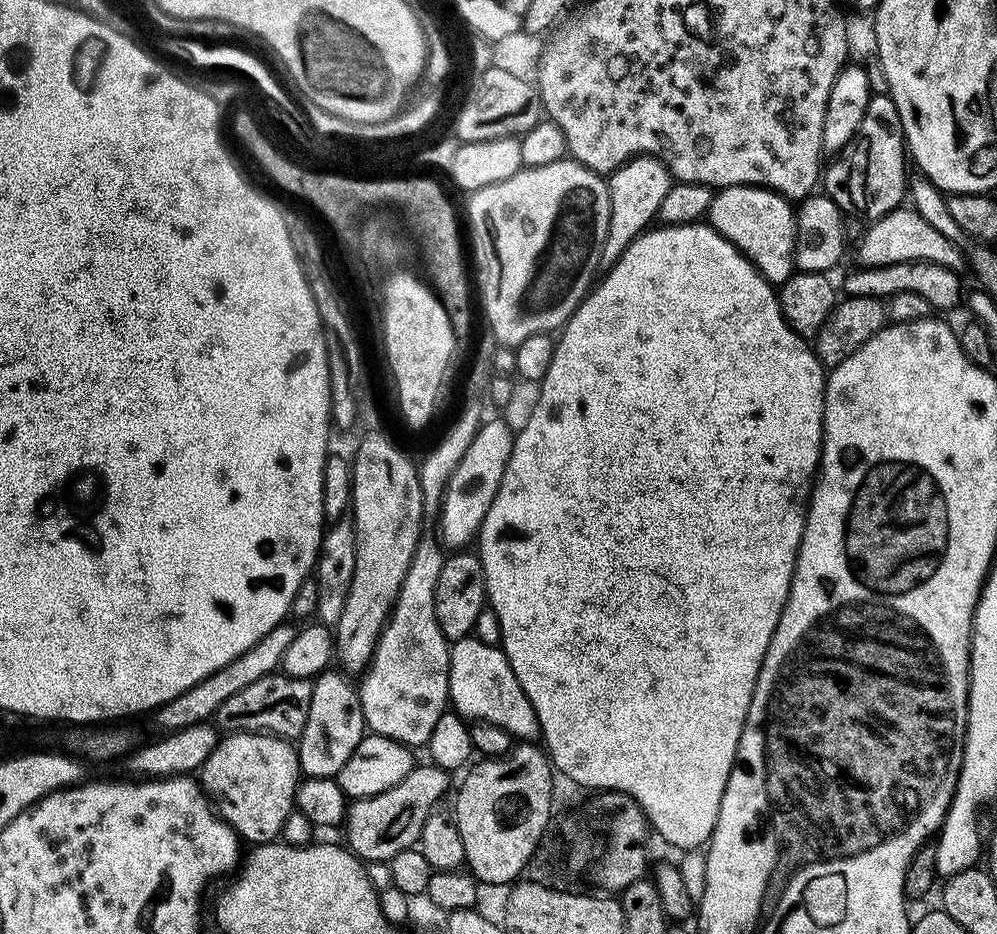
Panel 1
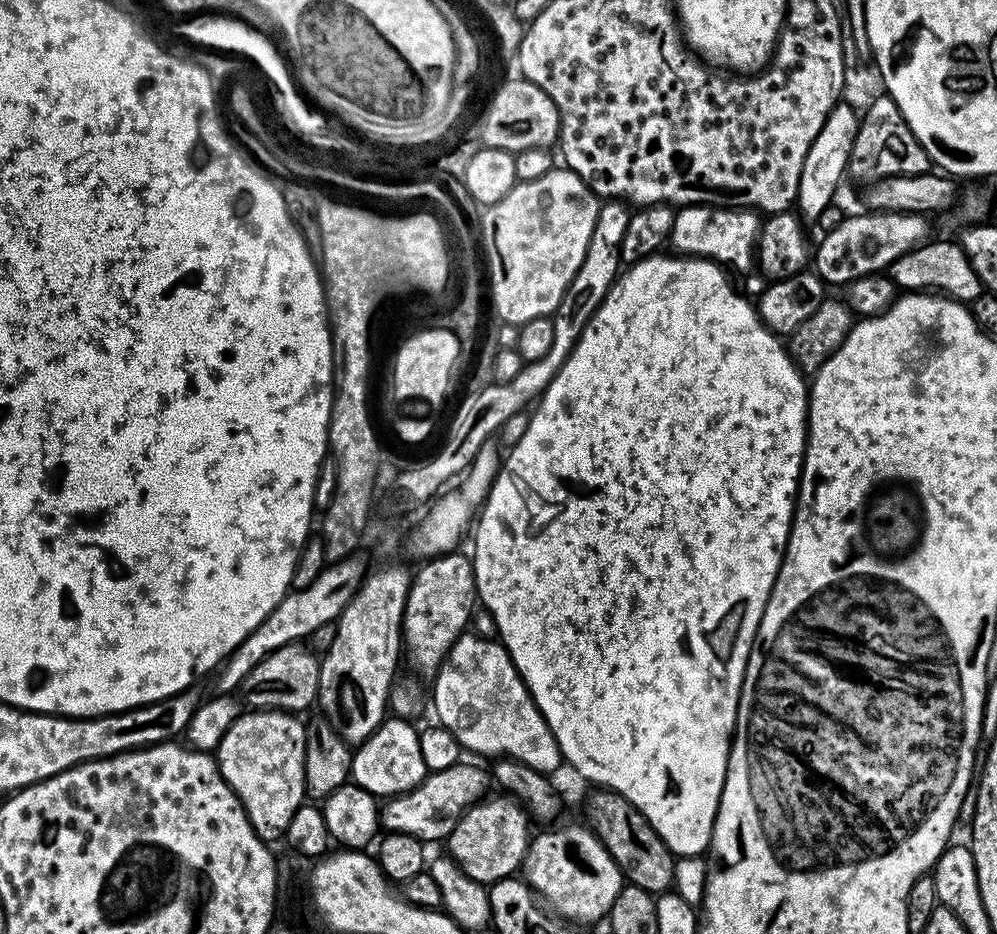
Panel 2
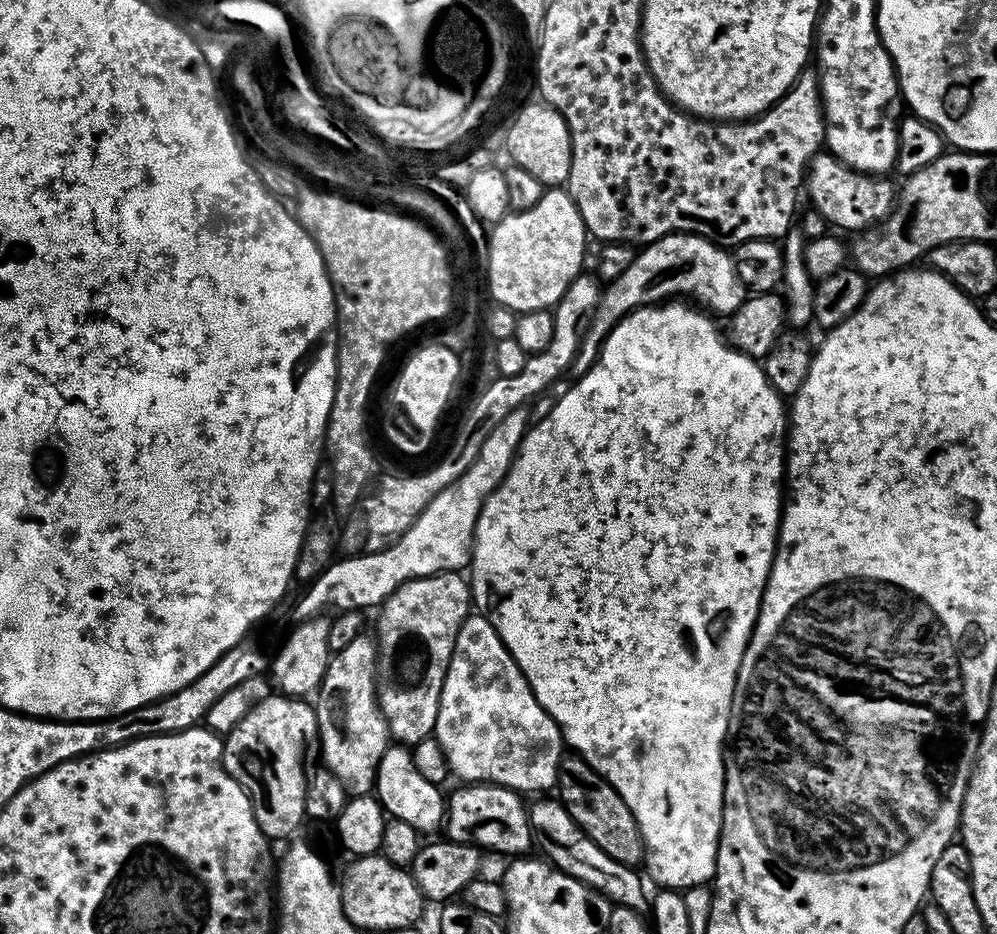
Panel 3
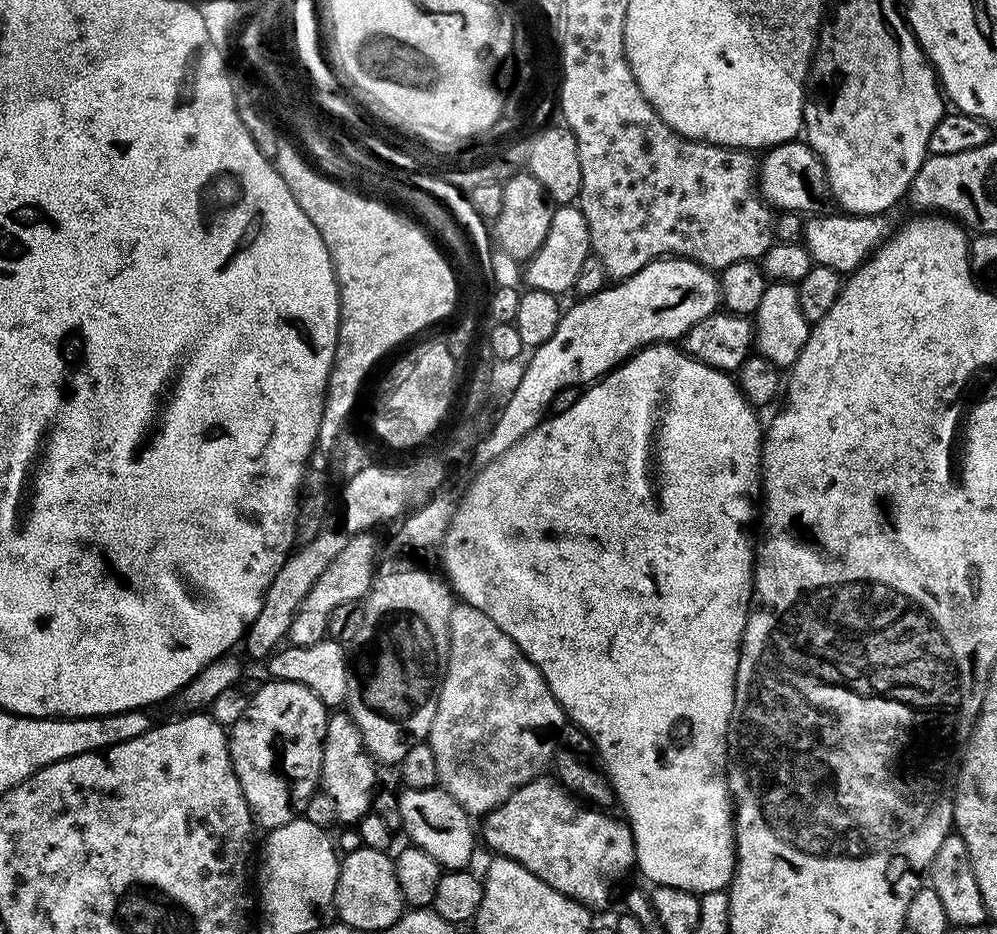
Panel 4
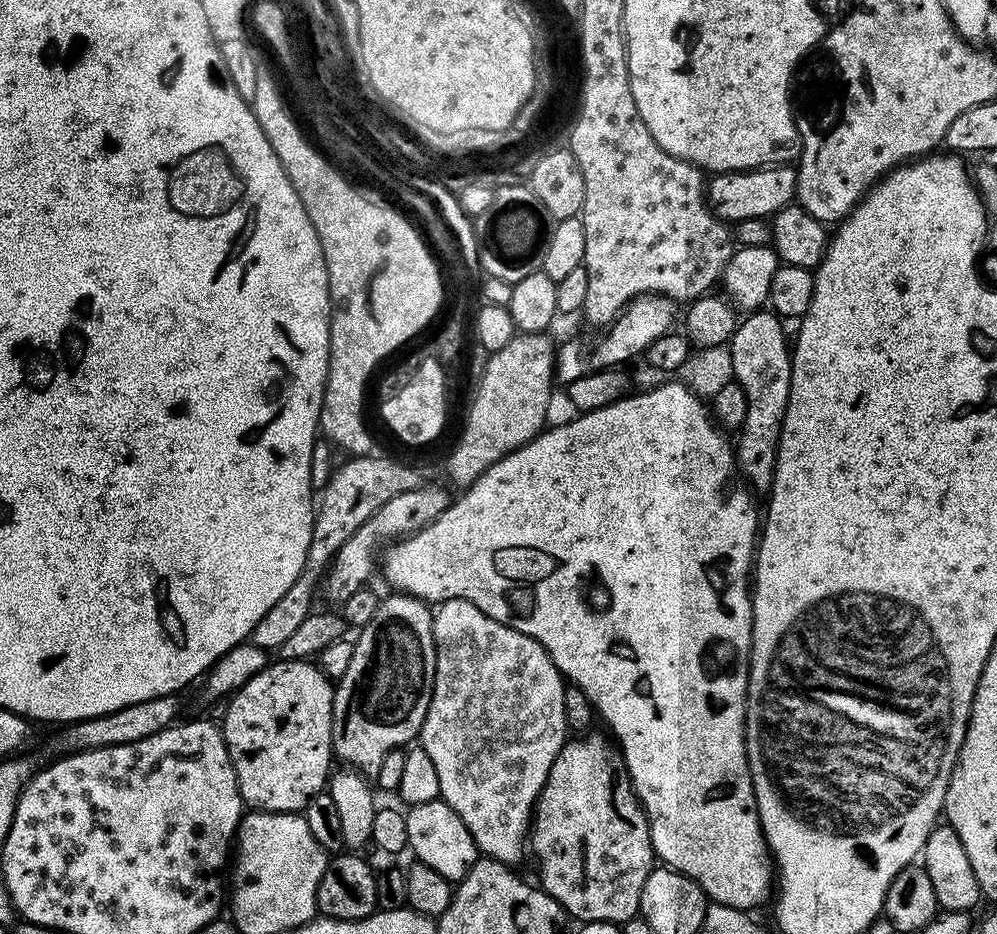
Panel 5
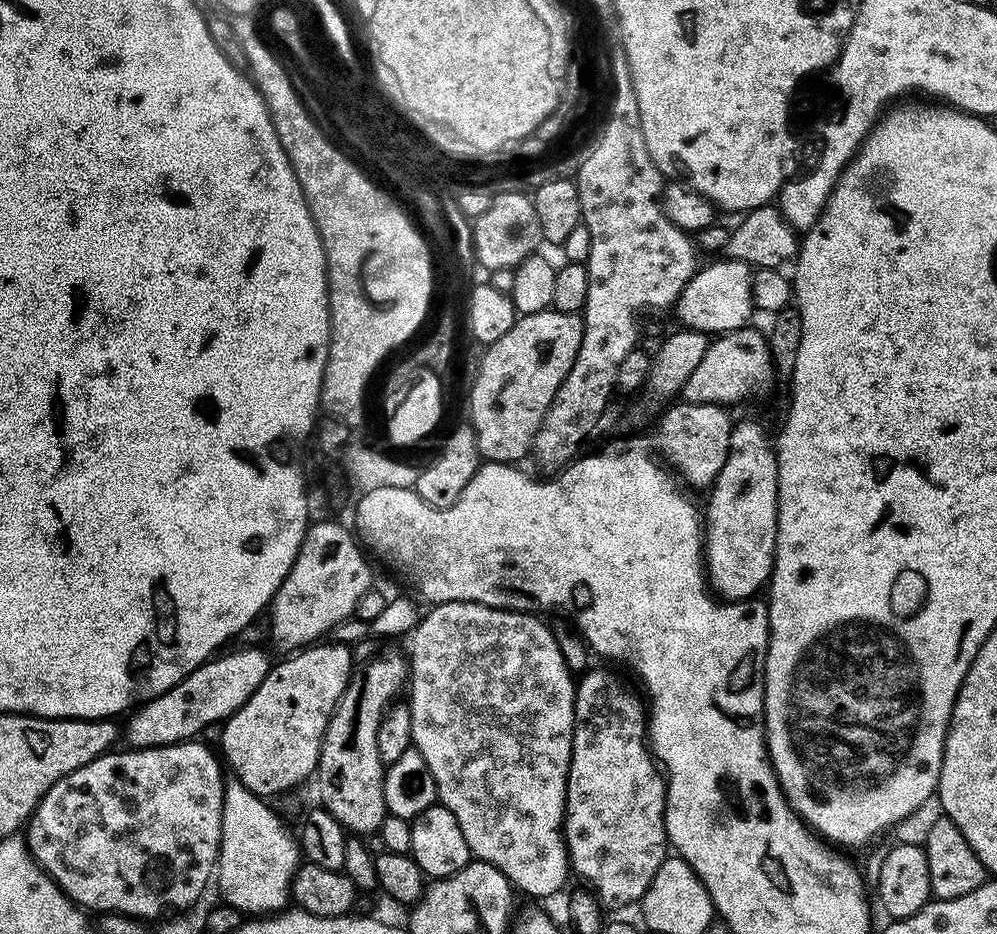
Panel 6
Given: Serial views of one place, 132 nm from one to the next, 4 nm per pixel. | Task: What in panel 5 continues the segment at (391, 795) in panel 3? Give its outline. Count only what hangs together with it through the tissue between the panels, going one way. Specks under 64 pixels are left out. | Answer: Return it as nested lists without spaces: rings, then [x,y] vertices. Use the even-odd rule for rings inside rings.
[[[431,800],[421,804],[413,804],[406,812],[406,834],[408,848],[421,864],[430,866],[430,870],[438,870],[446,879],[459,882],[471,870],[474,863],[474,845],[470,830],[466,830],[466,822],[450,810],[444,800]]]

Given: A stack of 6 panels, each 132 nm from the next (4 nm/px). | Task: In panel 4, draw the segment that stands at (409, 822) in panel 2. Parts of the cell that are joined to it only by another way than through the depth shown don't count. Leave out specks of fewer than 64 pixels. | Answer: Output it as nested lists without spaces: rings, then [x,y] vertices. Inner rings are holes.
[[[541,774],[529,784],[522,785],[514,790],[514,794],[510,794],[510,798],[506,798],[504,804],[499,804],[494,811],[483,817],[484,840],[493,848],[496,856],[505,856],[518,862],[526,870],[530,870],[530,874],[562,895],[585,904],[589,910],[604,908],[616,883],[628,871],[636,868],[636,843],[632,837],[632,827],[628,825],[627,819],[619,815],[611,816],[608,810],[589,806],[569,792],[559,779],[549,776]]]

